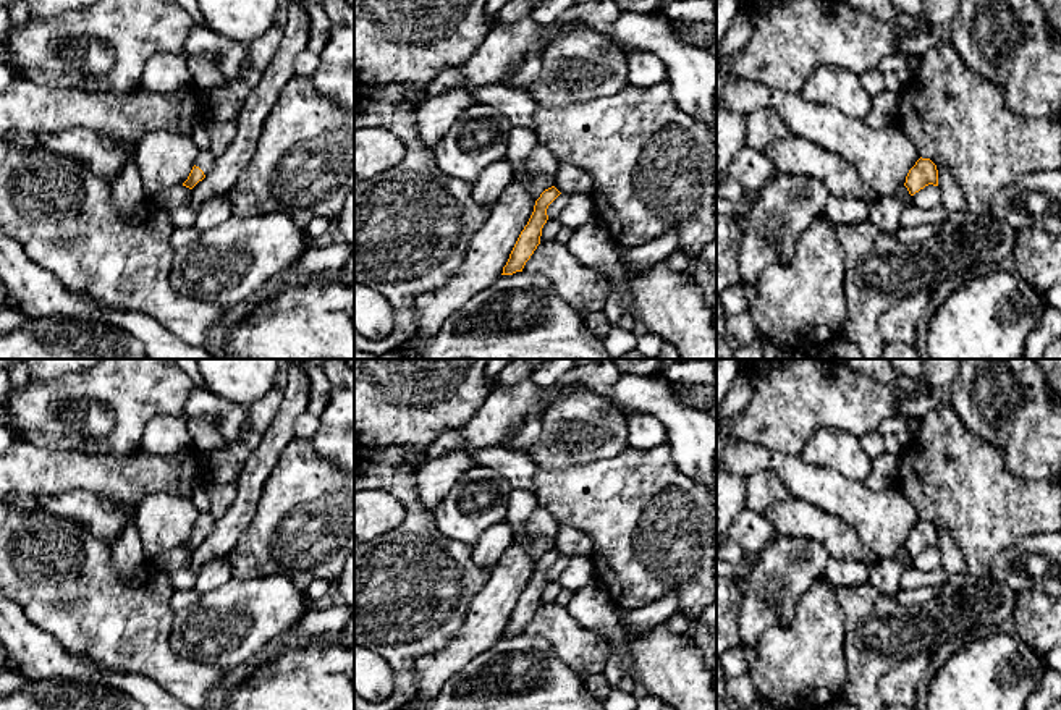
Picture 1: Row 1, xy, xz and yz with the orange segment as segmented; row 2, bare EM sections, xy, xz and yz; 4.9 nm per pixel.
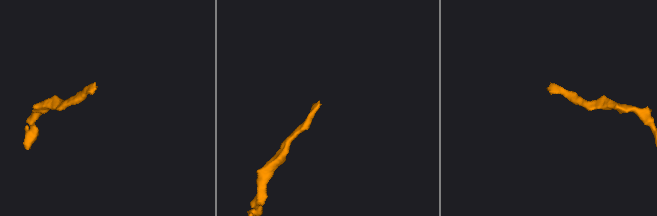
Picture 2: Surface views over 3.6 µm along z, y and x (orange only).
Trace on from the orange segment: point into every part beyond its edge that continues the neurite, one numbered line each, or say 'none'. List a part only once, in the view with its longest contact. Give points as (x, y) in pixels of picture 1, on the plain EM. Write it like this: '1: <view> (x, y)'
1: xy (206, 521)

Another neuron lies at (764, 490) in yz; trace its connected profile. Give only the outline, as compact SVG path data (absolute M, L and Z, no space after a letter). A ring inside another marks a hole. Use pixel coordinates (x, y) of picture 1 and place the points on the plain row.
M755 472L747 477L746 484L746 509L767 513L775 505L789 497L786 485L781 479L770 472Z

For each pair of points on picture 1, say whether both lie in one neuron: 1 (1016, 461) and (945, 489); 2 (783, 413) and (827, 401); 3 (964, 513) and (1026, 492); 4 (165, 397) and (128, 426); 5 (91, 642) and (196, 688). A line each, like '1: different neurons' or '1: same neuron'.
1: different neurons
2: same neuron
3: same neuron
4: same neuron
5: same neuron

